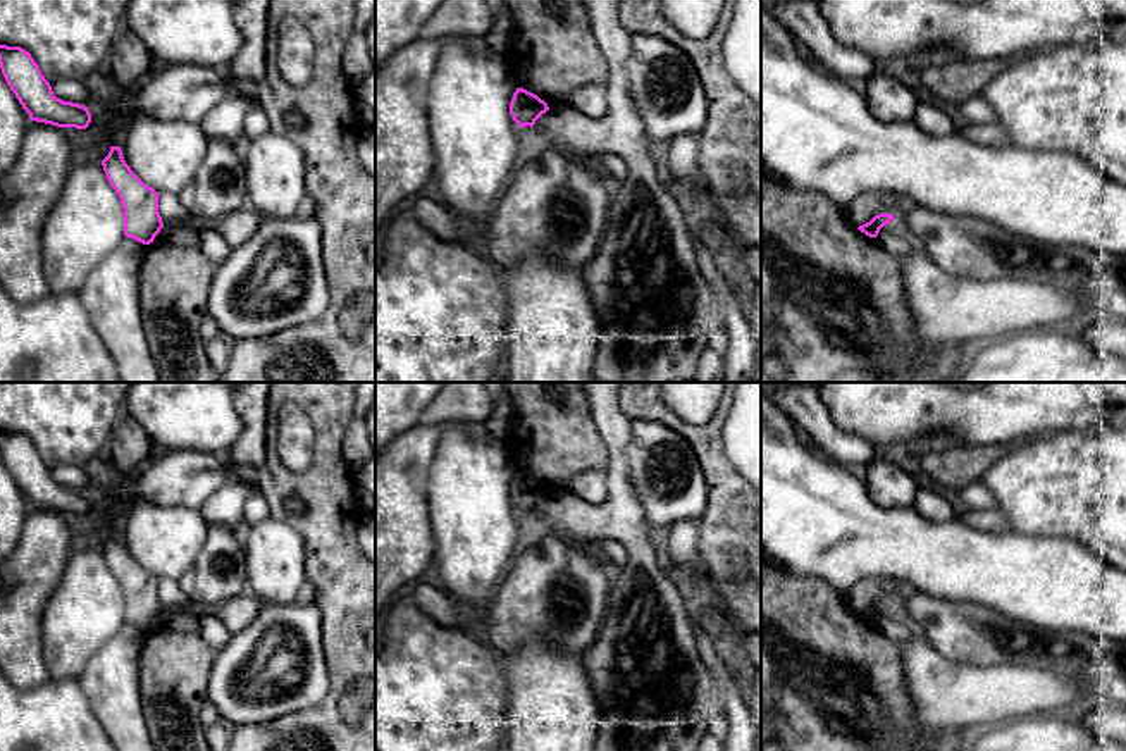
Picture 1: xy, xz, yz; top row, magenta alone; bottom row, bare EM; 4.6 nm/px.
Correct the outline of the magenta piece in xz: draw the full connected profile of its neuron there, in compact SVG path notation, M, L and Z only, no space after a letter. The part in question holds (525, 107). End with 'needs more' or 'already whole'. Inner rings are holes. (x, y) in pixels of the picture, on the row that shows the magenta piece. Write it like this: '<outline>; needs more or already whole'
M517 88L510 102L510 114L520 127L534 127L535 121L548 110L549 107L544 100L523 88Z; already whole

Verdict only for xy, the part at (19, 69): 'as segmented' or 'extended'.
as segmented

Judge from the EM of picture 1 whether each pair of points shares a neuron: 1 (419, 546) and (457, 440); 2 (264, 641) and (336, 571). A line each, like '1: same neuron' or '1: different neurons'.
1: different neurons
2: different neurons

